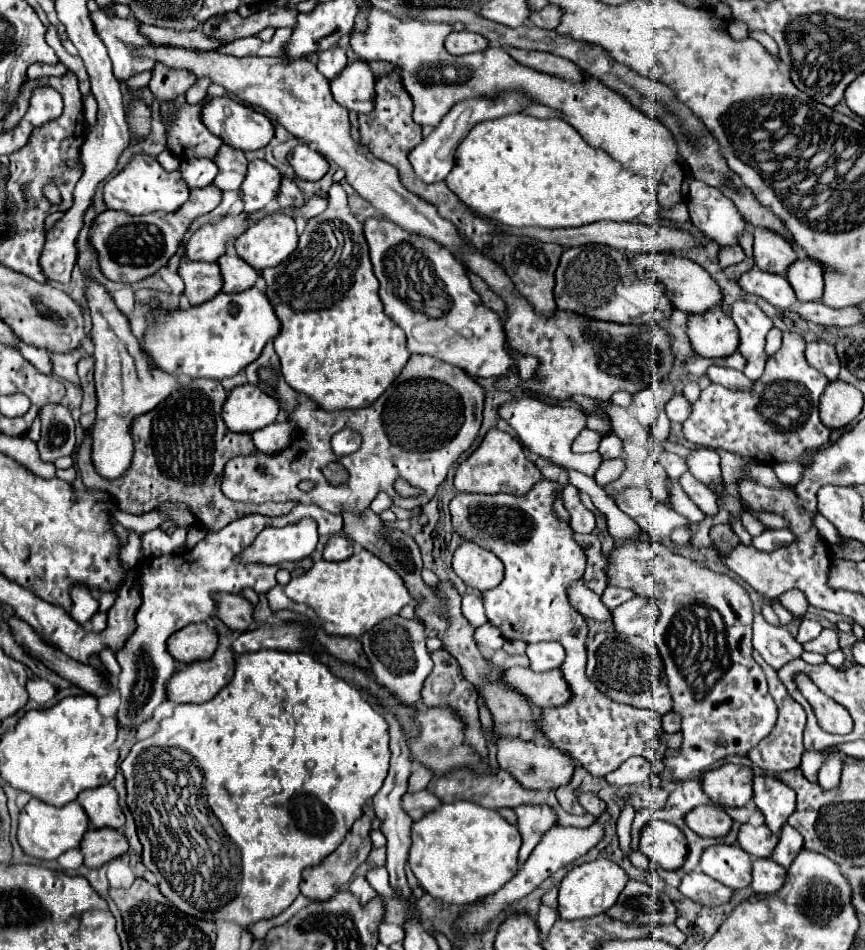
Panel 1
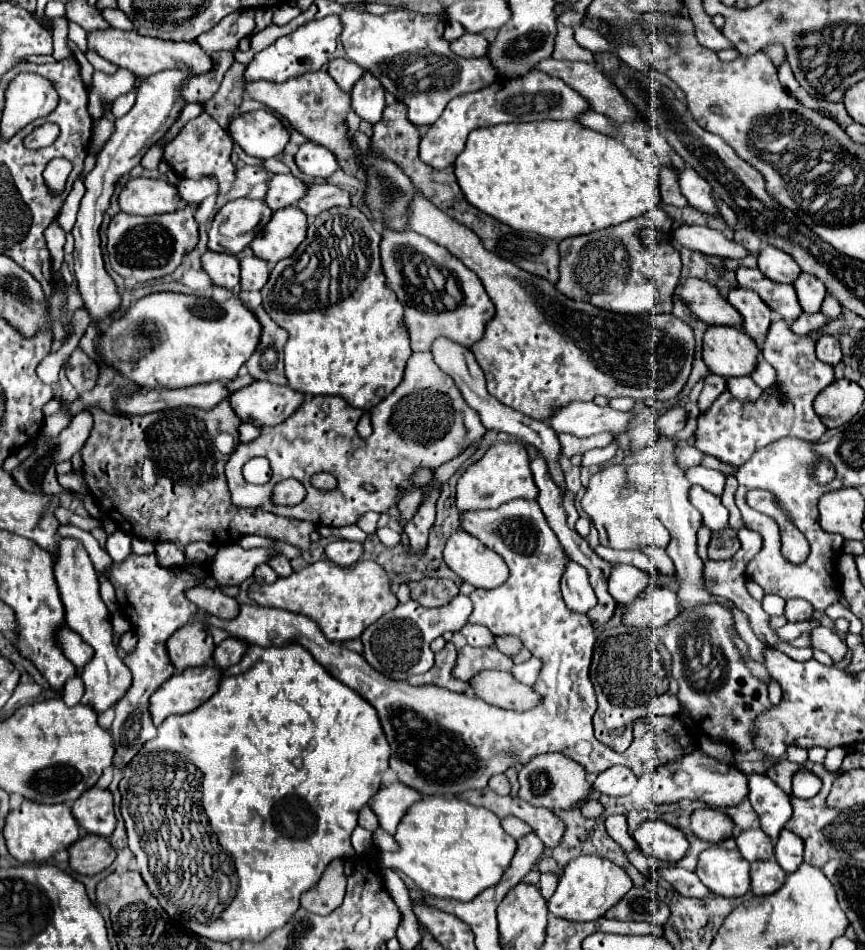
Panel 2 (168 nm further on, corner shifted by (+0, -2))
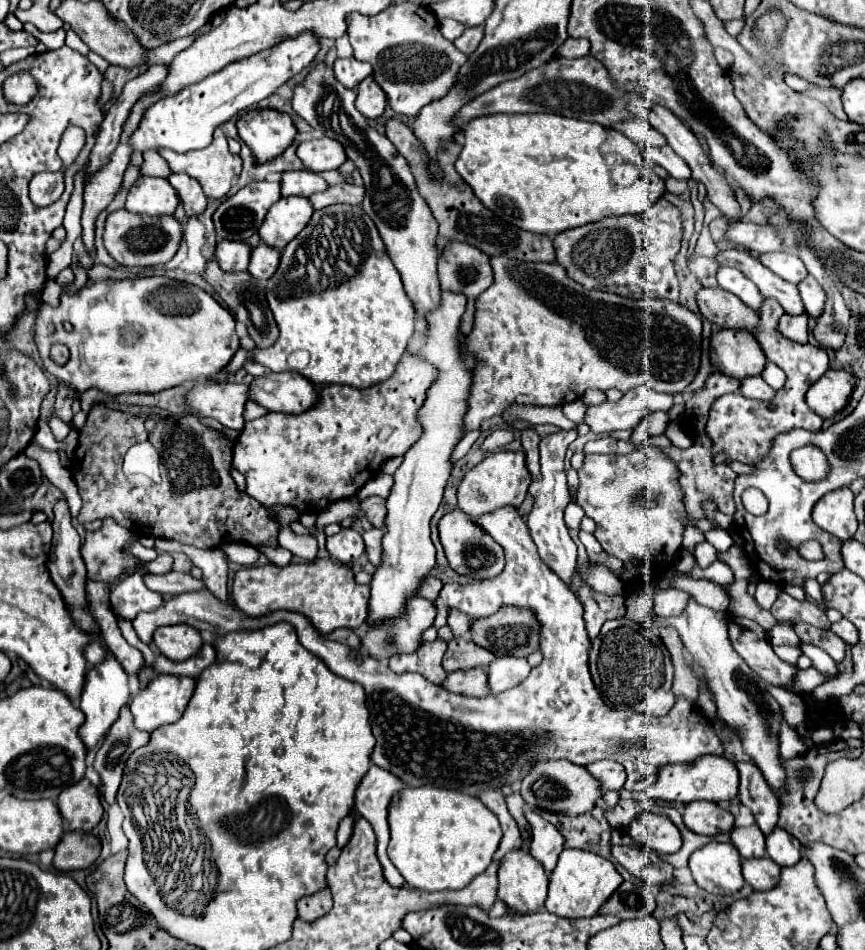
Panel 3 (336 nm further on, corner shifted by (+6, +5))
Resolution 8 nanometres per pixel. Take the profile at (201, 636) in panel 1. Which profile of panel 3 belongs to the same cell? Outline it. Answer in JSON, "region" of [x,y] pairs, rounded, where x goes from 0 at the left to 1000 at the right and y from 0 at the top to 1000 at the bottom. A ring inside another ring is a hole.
{"region":[[[192,658],[178,664],[176,677],[190,692],[199,696],[215,696],[231,685],[234,671],[231,664],[220,658]]]}

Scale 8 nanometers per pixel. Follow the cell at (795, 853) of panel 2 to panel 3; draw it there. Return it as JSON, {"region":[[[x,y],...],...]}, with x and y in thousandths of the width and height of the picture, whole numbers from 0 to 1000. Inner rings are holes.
{"region":[[[897,871],[886,881],[886,898],[902,913],[913,913],[927,904],[927,889],[918,879]]]}

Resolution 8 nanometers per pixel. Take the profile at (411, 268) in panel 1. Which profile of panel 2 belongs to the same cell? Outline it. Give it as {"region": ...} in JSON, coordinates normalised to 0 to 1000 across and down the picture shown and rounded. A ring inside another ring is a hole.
{"region":[[[442,242],[439,272],[446,301],[467,322],[467,345],[479,371],[497,371],[499,356],[509,356],[509,352],[523,356],[532,364],[541,364],[541,368],[555,360],[560,343],[571,335],[573,326],[555,293],[546,284],[511,259],[504,259],[499,253],[476,242],[467,242],[467,246]]]}

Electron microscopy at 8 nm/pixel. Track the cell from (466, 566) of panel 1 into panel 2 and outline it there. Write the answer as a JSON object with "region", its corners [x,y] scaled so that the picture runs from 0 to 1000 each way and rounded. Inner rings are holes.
{"region":[[[529,558],[513,577],[513,589],[536,613],[548,619],[576,619],[587,608],[585,592],[566,577],[557,575],[548,564]]]}

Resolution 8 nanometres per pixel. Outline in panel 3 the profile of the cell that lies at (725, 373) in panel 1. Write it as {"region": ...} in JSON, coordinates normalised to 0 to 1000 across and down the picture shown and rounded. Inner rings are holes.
{"region":[[[865,397],[858,401],[858,407],[855,407],[855,414],[860,418],[867,418],[867,420],[876,420],[876,422],[890,422],[897,412],[890,409],[890,405],[886,405],[886,401],[881,397]]]}

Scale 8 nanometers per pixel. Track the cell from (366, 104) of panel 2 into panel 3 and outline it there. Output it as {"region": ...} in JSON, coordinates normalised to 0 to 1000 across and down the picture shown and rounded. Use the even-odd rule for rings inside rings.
{"region":[[[432,81],[421,83],[414,94],[414,104],[412,104],[412,115],[425,123],[425,125],[437,125],[444,119],[446,113],[446,98],[439,94],[439,89],[432,85]]]}

